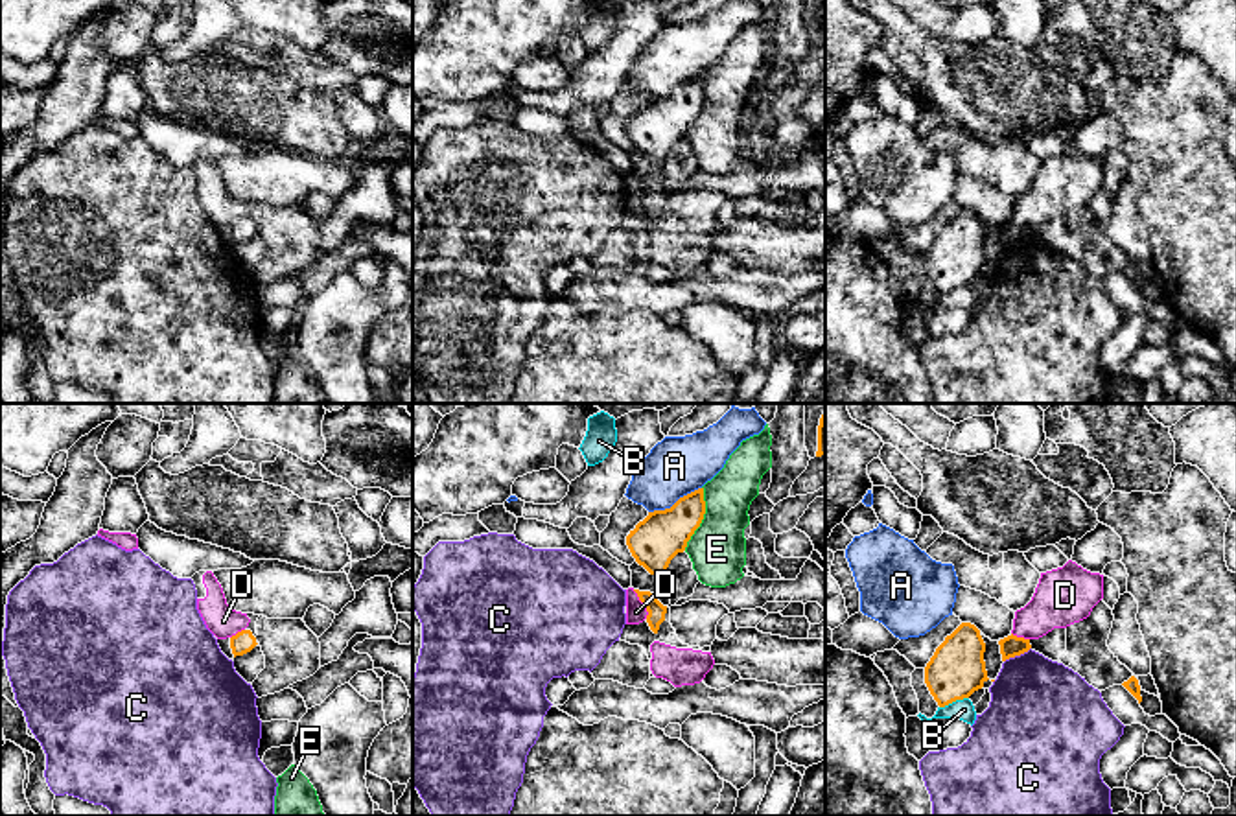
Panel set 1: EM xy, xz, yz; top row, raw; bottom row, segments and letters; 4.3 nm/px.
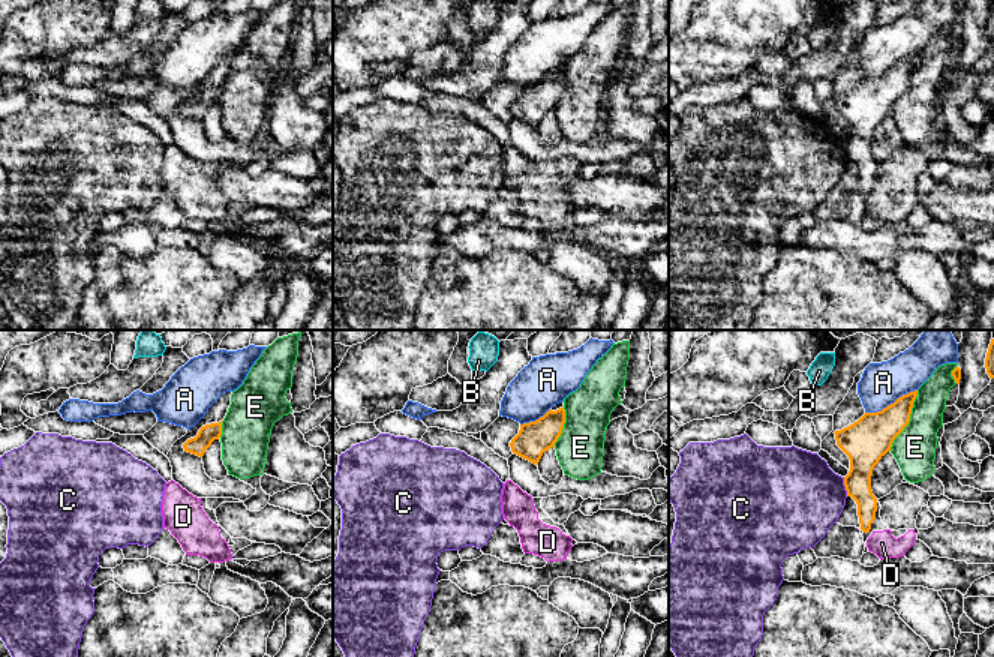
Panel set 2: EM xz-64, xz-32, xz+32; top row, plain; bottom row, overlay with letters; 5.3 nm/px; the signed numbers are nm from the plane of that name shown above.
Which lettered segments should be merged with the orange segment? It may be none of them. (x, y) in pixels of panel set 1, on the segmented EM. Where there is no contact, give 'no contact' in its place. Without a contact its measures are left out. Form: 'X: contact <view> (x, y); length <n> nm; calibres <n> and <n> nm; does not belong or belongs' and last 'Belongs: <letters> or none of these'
A: contact xz (676, 501); length 260 nm; calibres 220 and 260 nm; does not belong
B: contact yz (953, 700); length 140 nm; calibres 240 and 90 nm; does not belong
C: contact yz (1017, 654); length 140 nm; calibres 90 and 420 nm; does not belong
D: contact xz (643, 605); length 140 nm; calibres 80 and 90 nm; does not belong
E: contact xz (702, 518); length 300 nm; calibres 220 and 260 nm; does not belong
Belongs: none of these

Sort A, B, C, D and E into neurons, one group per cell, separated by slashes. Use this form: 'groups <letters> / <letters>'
groups A / B / C / D / E

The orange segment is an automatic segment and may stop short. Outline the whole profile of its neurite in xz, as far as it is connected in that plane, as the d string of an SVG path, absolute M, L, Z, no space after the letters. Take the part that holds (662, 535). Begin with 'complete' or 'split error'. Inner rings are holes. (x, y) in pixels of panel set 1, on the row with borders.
complete | M704 488L680 497L670 508L648 512L626 536L639 565L663 577L670 560L683 553L705 514Z

